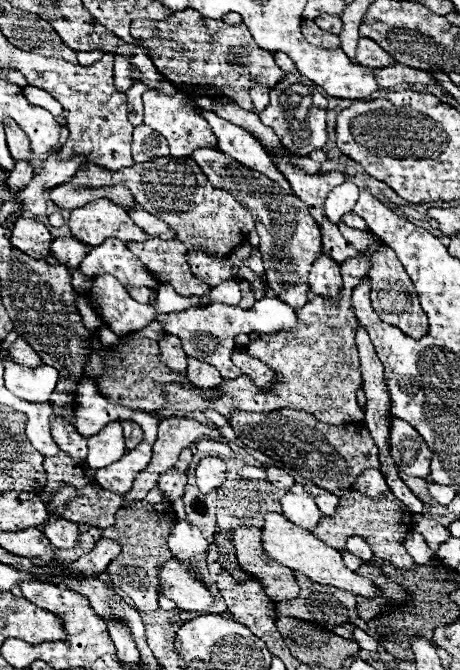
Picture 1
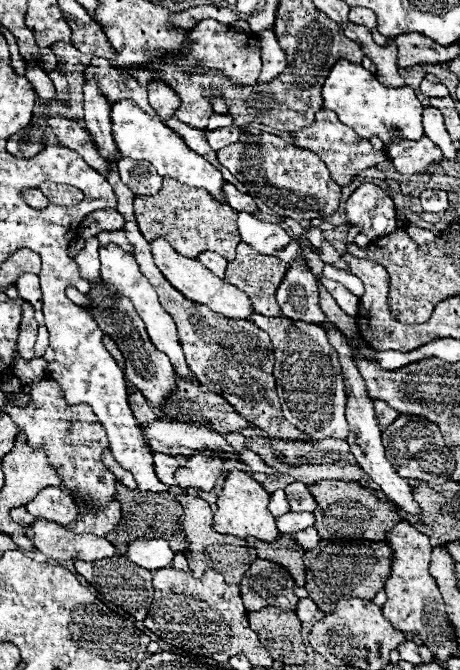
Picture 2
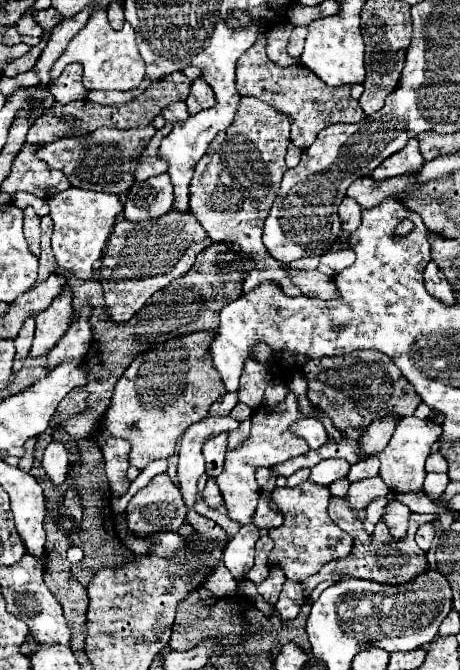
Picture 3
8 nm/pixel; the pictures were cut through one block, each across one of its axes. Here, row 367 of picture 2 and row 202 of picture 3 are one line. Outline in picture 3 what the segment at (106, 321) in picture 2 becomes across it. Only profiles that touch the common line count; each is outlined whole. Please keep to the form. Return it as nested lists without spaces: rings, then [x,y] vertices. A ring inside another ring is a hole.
[[[168,174],[152,176],[144,182],[136,182],[124,204],[124,218],[128,222],[144,222],[164,216],[172,208],[172,182]]]

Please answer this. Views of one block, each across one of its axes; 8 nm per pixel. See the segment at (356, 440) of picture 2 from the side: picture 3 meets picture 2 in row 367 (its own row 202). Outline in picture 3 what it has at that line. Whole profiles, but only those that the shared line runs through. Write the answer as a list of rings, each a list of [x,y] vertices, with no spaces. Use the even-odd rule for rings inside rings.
[[[346,196],[342,200],[342,204],[338,206],[338,216],[340,216],[344,232],[354,232],[360,226],[360,212],[362,208],[352,198]]]

